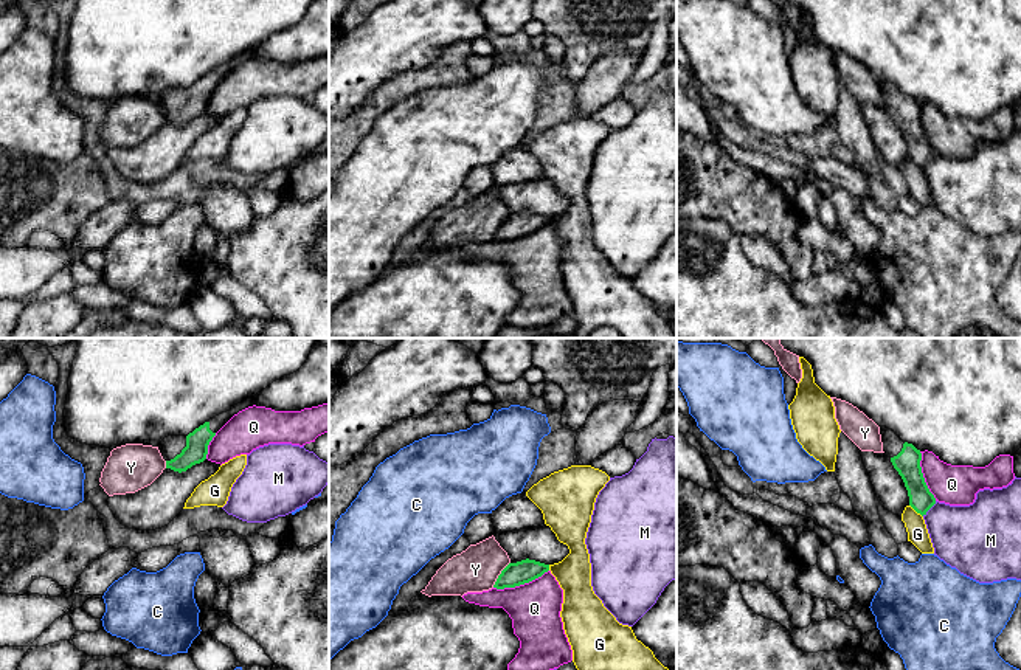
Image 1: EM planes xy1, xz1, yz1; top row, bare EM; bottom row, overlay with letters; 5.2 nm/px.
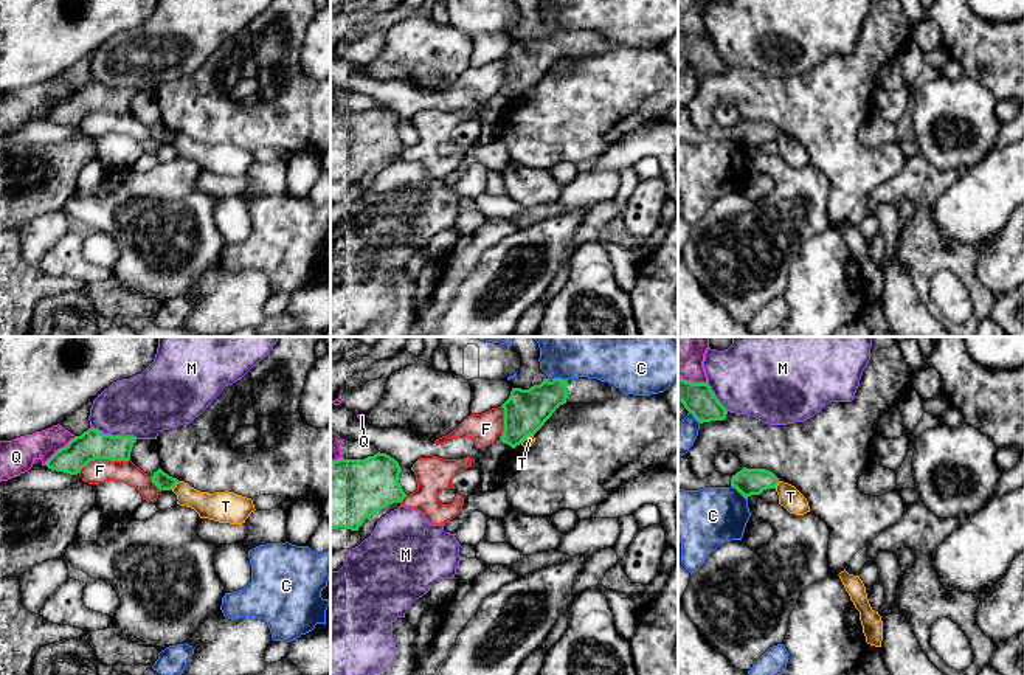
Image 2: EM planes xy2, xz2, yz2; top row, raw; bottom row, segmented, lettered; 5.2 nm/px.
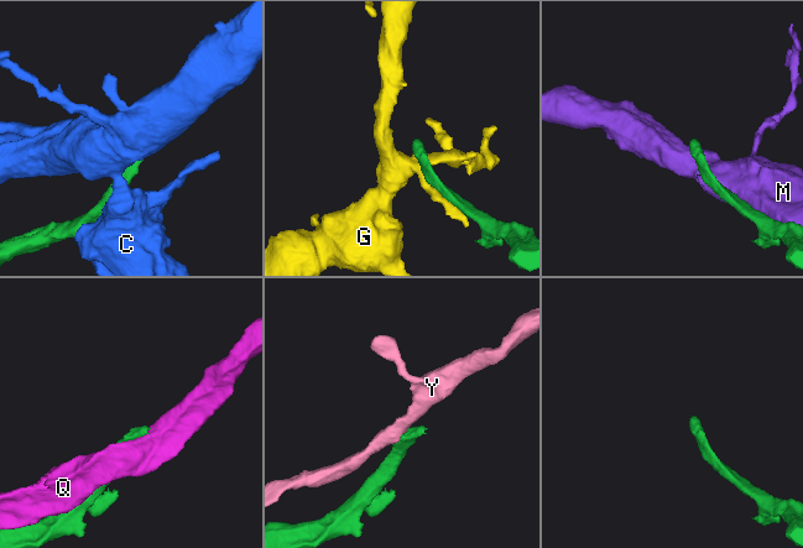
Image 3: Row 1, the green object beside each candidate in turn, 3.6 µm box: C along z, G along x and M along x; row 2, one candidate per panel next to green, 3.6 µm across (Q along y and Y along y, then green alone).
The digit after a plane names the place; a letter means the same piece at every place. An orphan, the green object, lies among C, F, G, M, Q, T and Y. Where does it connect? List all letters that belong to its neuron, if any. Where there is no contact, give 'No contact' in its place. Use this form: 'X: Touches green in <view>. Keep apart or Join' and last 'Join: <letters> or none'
C: Touches green in yz2. Keep apart
F: Touches green in xy2. Keep apart
G: Touches green in yz1. Keep apart
M: Touches green in xy2. Keep apart
Q: Touches green in xz1. Keep apart
T: Touches green in xy2. Keep apart
Y: Touches green in xz1. Keep apart
Join: none

